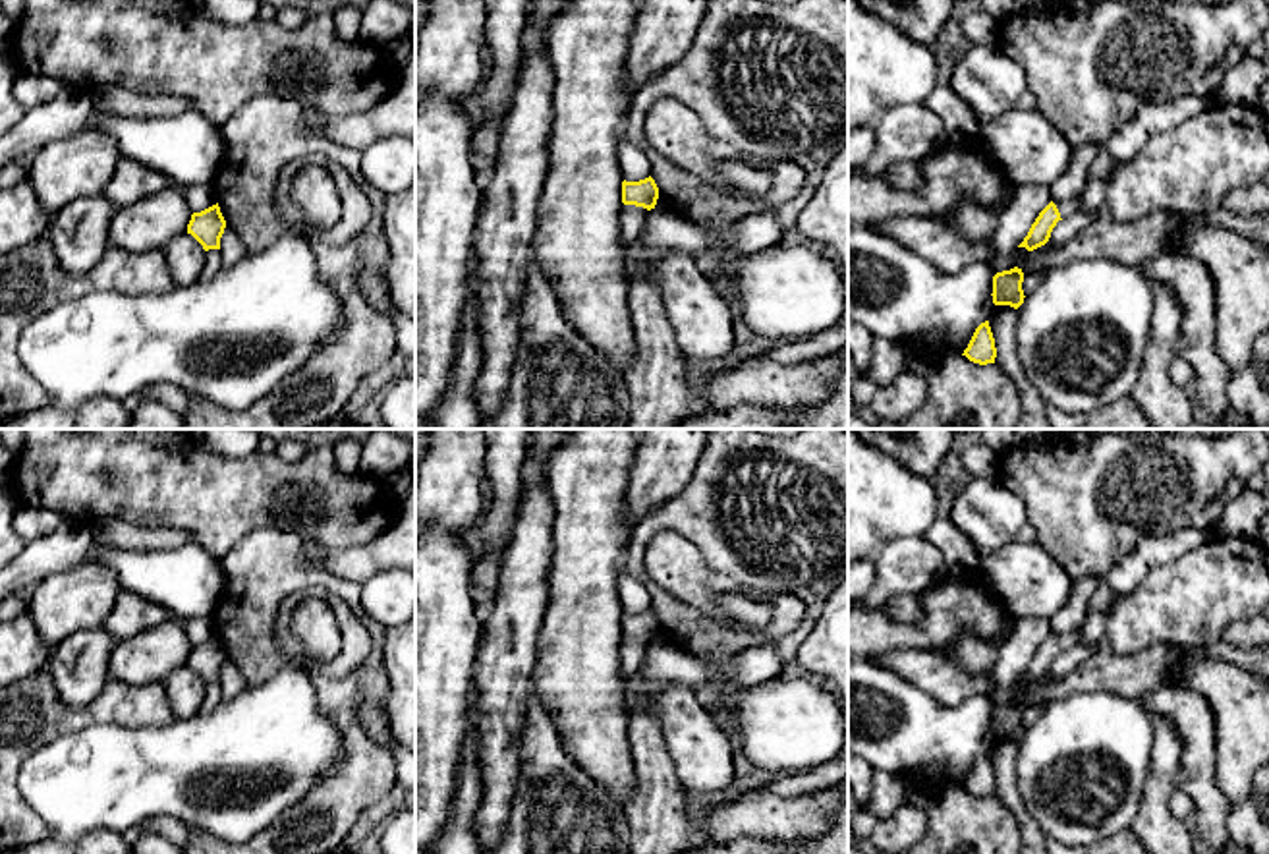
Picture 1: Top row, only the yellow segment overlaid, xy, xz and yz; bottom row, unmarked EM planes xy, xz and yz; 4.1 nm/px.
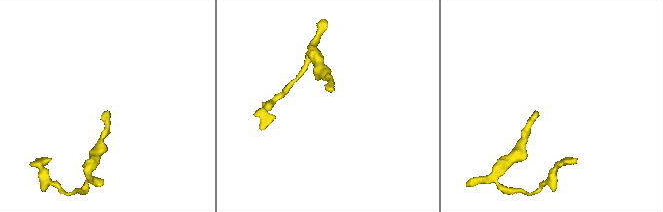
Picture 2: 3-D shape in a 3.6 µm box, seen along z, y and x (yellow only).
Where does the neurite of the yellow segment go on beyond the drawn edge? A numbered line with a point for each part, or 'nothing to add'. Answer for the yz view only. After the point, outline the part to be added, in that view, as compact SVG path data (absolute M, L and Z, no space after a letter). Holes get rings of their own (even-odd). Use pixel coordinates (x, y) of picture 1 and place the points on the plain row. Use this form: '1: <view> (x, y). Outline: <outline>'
1: yz (1067, 640). Outline: M1076 630L1070 632L1060 632L1060 634L1053 634L1060 645L1060 651L1070 649L1074 643L1078 643L1078 634Z

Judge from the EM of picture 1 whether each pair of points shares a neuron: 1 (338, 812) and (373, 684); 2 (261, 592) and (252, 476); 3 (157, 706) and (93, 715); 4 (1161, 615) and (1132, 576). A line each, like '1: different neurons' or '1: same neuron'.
1: same neuron
2: different neurons
3: same neuron
4: different neurons

